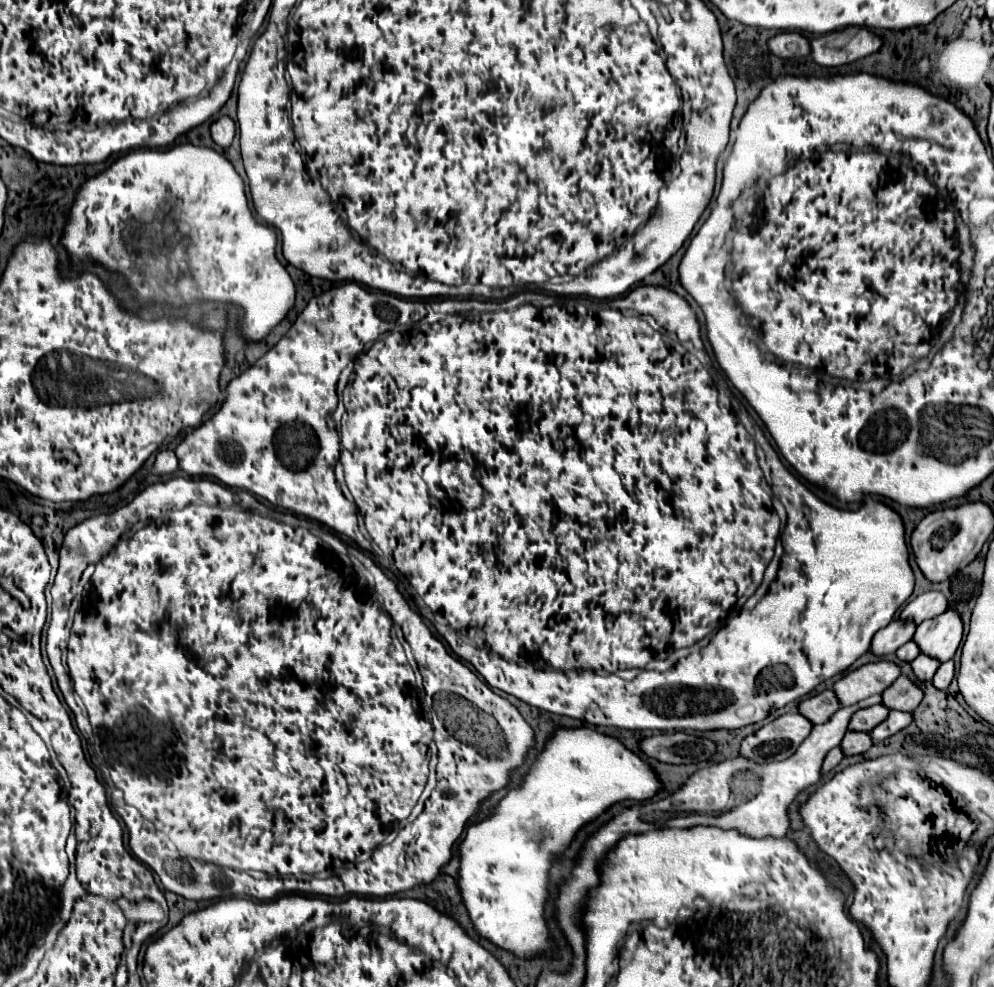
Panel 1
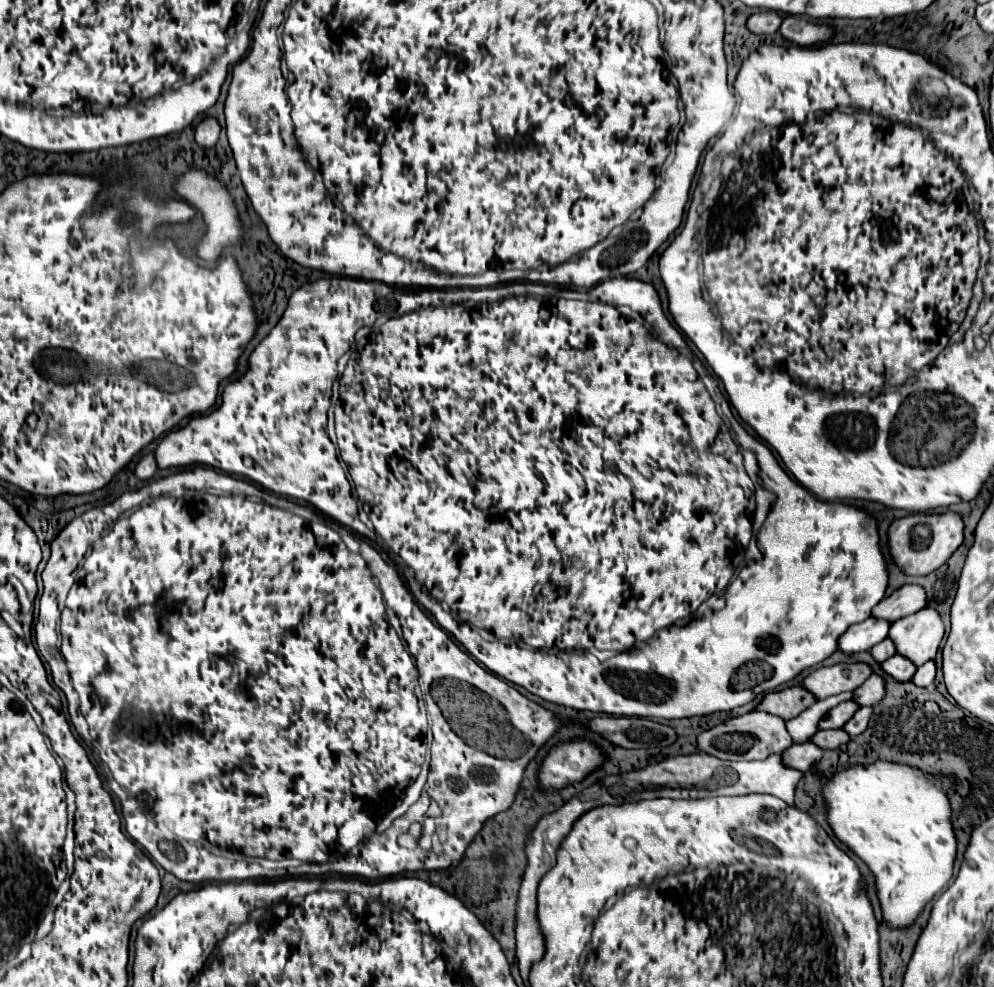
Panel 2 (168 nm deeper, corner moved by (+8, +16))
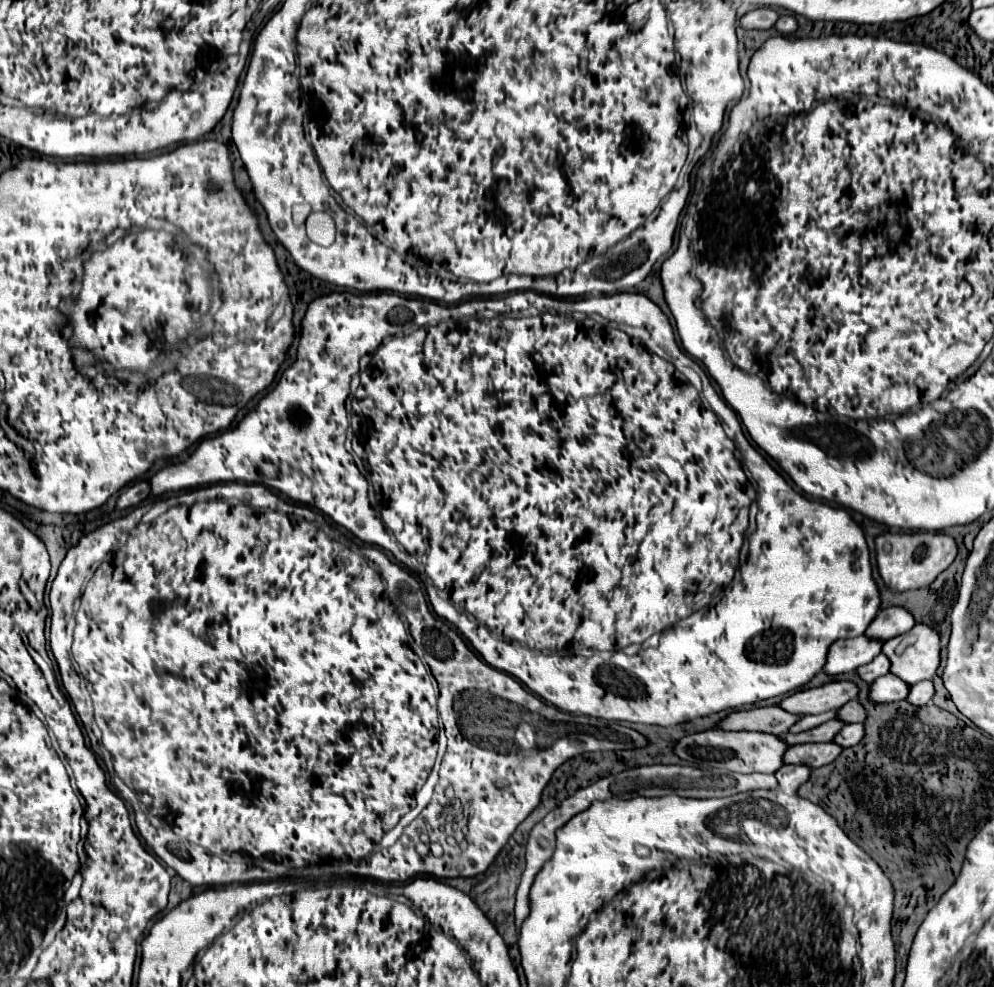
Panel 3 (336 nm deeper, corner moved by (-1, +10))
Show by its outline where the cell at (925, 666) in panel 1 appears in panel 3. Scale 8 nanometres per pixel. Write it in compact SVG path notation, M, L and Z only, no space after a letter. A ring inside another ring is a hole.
M889 672L871 684L869 698L875 702L897 702L909 696L909 688L911 686L907 682L903 682L899 676Z

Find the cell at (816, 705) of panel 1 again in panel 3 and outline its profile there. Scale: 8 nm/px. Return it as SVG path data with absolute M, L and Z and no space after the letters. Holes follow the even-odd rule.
M765 706L765 708L747 710L747 712L733 712L719 722L719 728L785 734L797 720L801 720L801 716L789 714L781 706Z

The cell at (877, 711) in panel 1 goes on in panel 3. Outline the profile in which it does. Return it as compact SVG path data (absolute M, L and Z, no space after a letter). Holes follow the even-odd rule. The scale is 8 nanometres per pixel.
M833 718L813 730L807 730L801 734L783 734L783 738L789 742L789 746L799 744L799 742L831 742L843 726L845 722L837 722L837 718Z

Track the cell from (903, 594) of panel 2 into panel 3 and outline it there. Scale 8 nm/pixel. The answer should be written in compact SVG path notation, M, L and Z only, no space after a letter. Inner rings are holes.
M889 606L879 610L877 618L869 624L867 634L873 638L889 640L893 636L901 636L915 626L915 618L903 606Z

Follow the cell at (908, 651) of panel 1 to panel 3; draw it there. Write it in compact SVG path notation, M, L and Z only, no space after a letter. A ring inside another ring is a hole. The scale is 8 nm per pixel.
M879 654L877 658L873 658L869 664L857 668L859 676L865 680L865 682L873 682L875 678L883 676L889 672L889 658L885 654Z

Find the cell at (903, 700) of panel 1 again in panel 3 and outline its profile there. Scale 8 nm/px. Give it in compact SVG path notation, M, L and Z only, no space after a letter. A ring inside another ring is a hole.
M851 700L845 706L839 708L839 720L851 724L851 722L865 722L867 718L867 710L863 708L863 704L859 700Z

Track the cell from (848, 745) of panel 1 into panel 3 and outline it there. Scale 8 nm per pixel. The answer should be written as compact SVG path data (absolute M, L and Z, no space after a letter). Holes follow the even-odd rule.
M835 742L795 744L795 746L789 746L785 754L785 764L807 764L811 768L819 768L819 766L831 764L841 752L843 752L843 746Z

